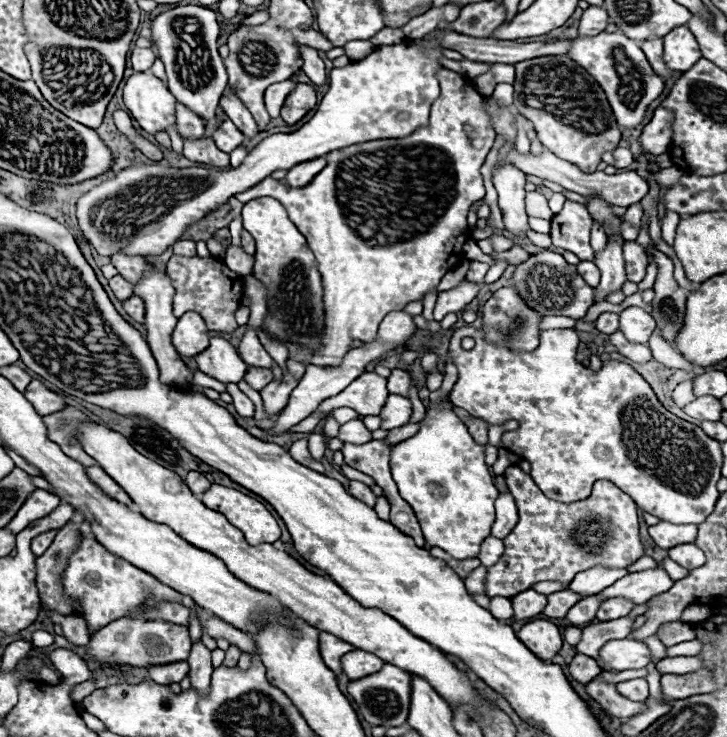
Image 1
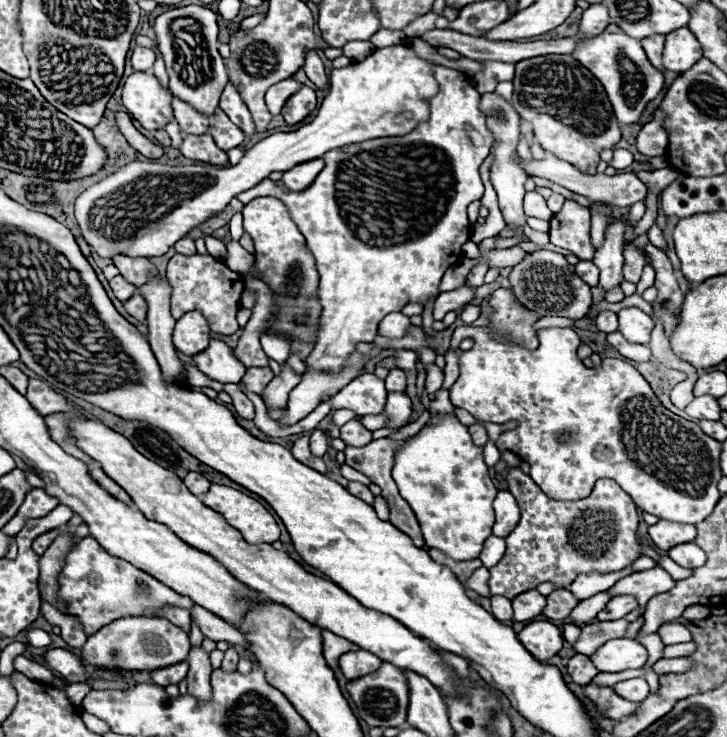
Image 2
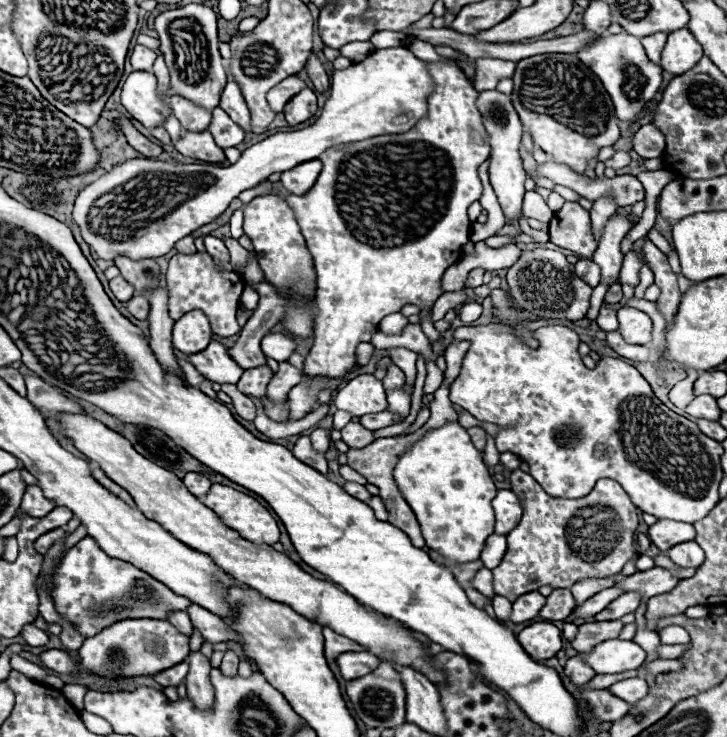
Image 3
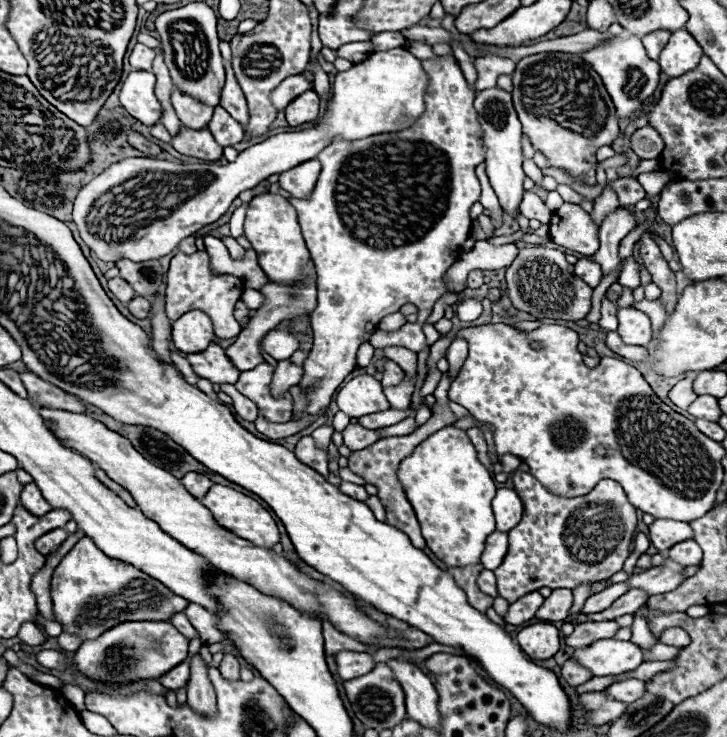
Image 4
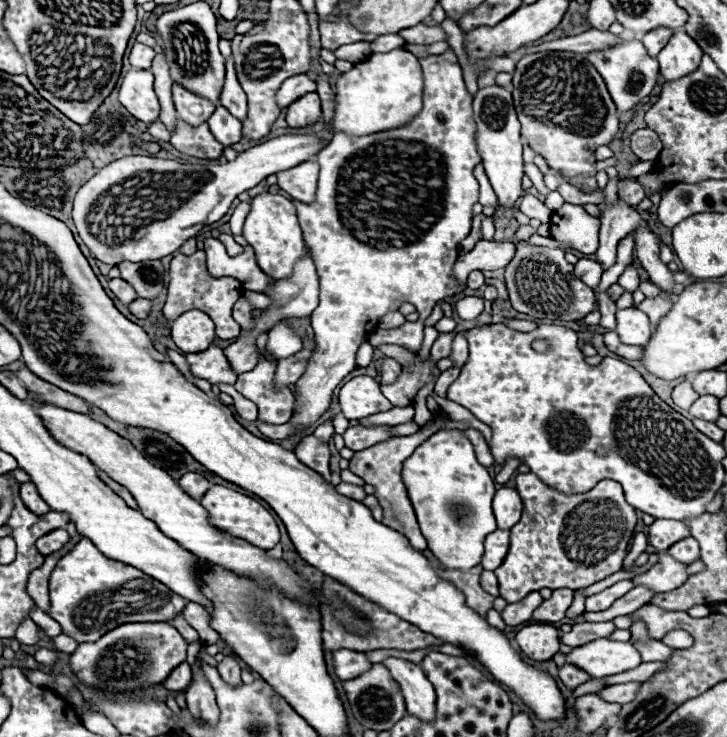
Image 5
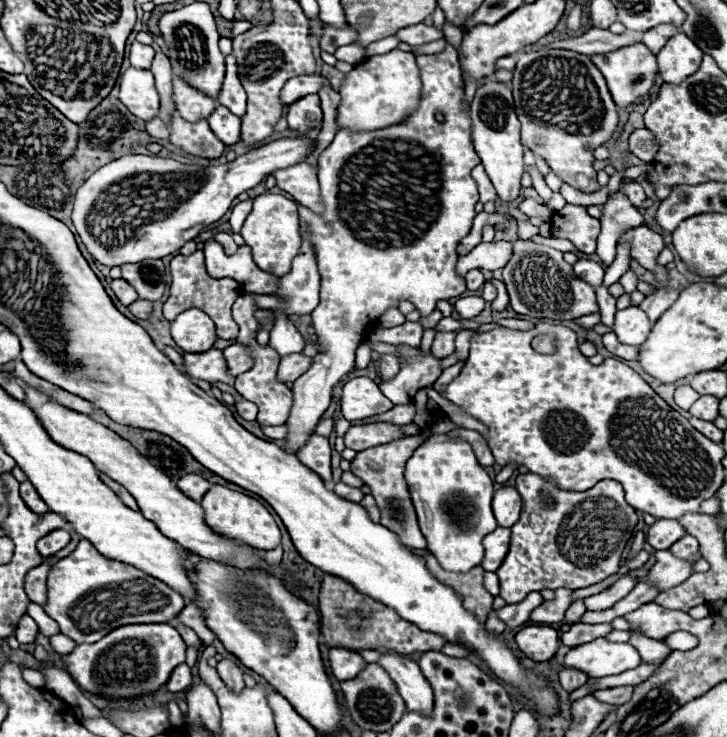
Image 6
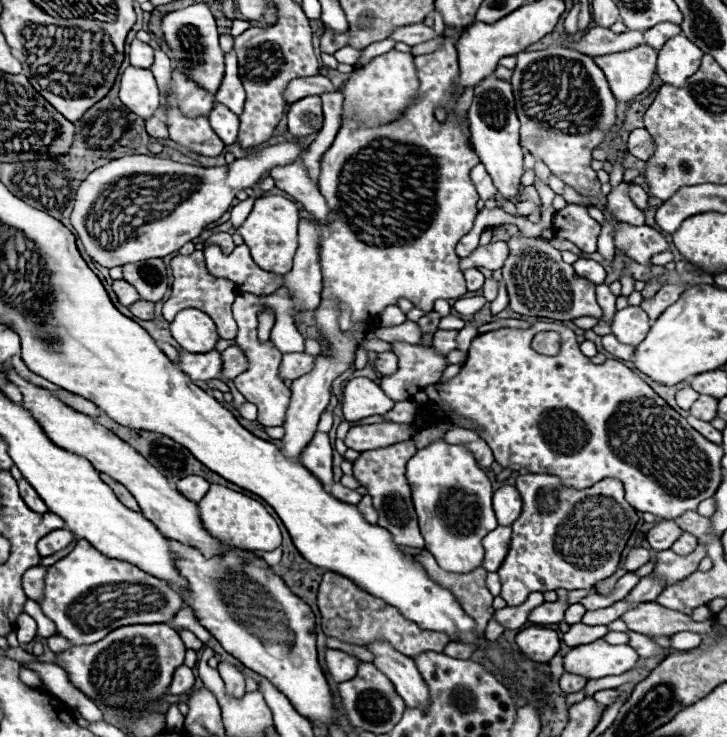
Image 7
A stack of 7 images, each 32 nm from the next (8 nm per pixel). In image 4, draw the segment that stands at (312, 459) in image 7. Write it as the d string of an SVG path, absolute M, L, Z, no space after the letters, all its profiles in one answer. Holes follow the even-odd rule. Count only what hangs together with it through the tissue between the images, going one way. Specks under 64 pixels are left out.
M304 436L298 440L296 448L294 448L296 458L300 458L306 466L312 466L316 472L320 472L322 476L328 476L328 458L326 458L326 450L320 450L314 446L314 440L310 436Z

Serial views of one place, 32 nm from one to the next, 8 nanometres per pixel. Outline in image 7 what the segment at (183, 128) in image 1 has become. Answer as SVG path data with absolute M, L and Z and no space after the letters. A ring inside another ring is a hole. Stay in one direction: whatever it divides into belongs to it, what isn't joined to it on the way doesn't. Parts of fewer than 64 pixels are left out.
M178 70L172 72L172 80L174 80L176 102L178 102L184 116L198 118L198 116L208 116L210 114L210 110L214 106L214 96L212 94L198 88L192 80L188 80Z

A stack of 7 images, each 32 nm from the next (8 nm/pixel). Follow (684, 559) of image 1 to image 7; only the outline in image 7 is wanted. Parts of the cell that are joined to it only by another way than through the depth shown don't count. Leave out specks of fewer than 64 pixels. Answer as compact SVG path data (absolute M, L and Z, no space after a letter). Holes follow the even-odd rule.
M684 532L674 544L672 544L672 552L676 552L678 556L688 556L688 554L692 554L694 550L696 550L696 546L698 546L698 540L692 536L692 534L688 534L688 532Z

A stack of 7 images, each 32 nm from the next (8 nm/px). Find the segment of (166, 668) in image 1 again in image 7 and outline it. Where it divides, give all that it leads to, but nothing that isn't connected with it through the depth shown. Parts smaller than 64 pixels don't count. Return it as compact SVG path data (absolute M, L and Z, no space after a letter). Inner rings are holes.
M180 666L176 668L174 676L172 676L172 682L170 682L170 694L188 694L194 686L194 674L192 670L188 670L188 666Z

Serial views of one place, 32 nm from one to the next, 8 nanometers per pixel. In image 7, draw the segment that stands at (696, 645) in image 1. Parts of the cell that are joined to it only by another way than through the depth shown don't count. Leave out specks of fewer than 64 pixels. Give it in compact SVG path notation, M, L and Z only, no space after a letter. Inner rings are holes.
M628 630L628 636L630 636L630 642L628 642L628 644L630 644L642 658L658 658L658 656L666 654L666 650L668 650L668 648L658 646L656 642L652 642L648 636L642 636L642 634L638 634L638 632Z

